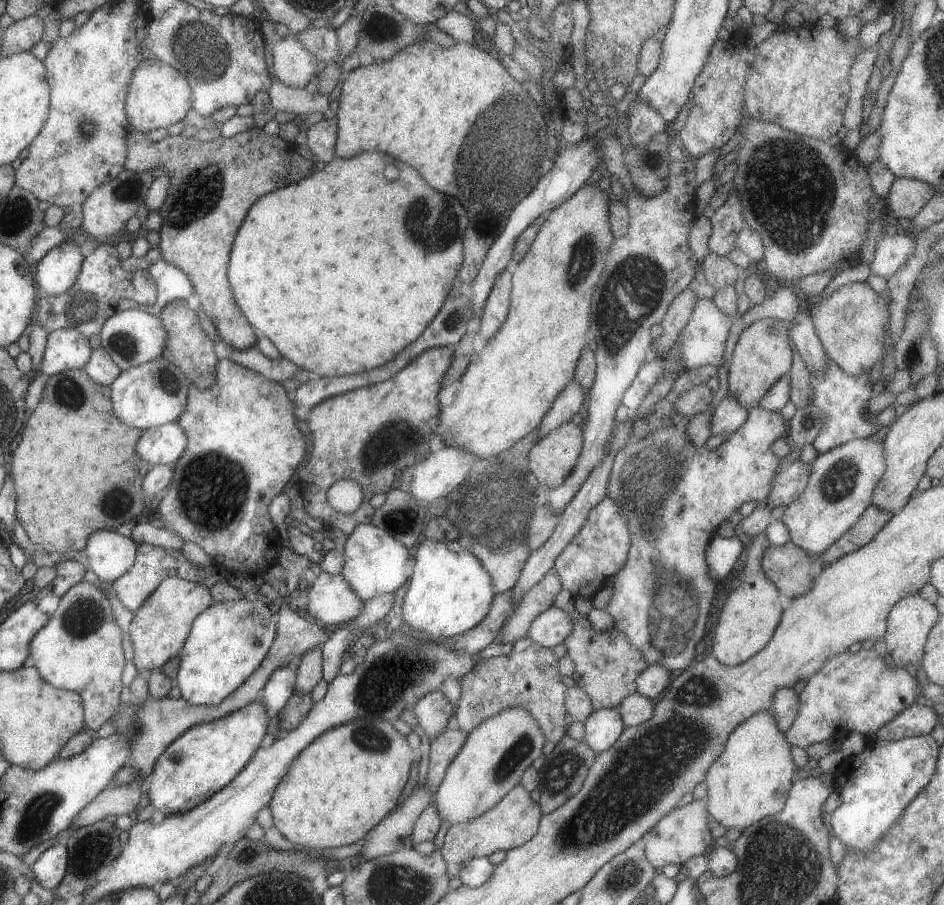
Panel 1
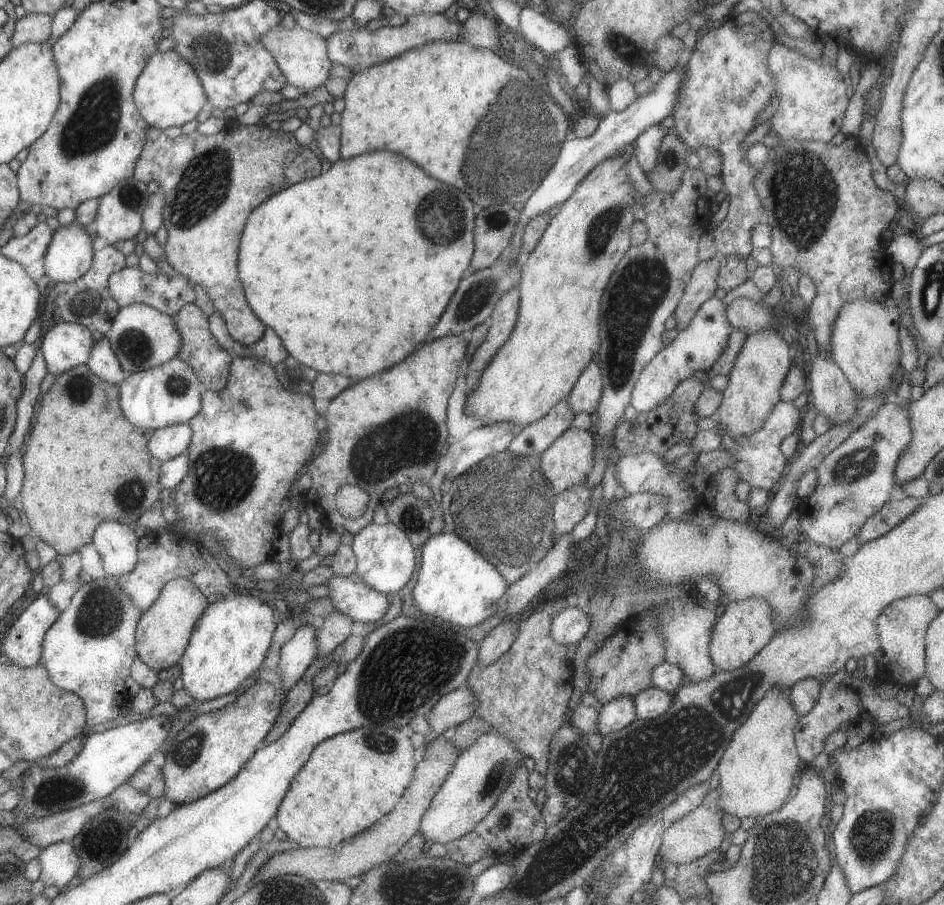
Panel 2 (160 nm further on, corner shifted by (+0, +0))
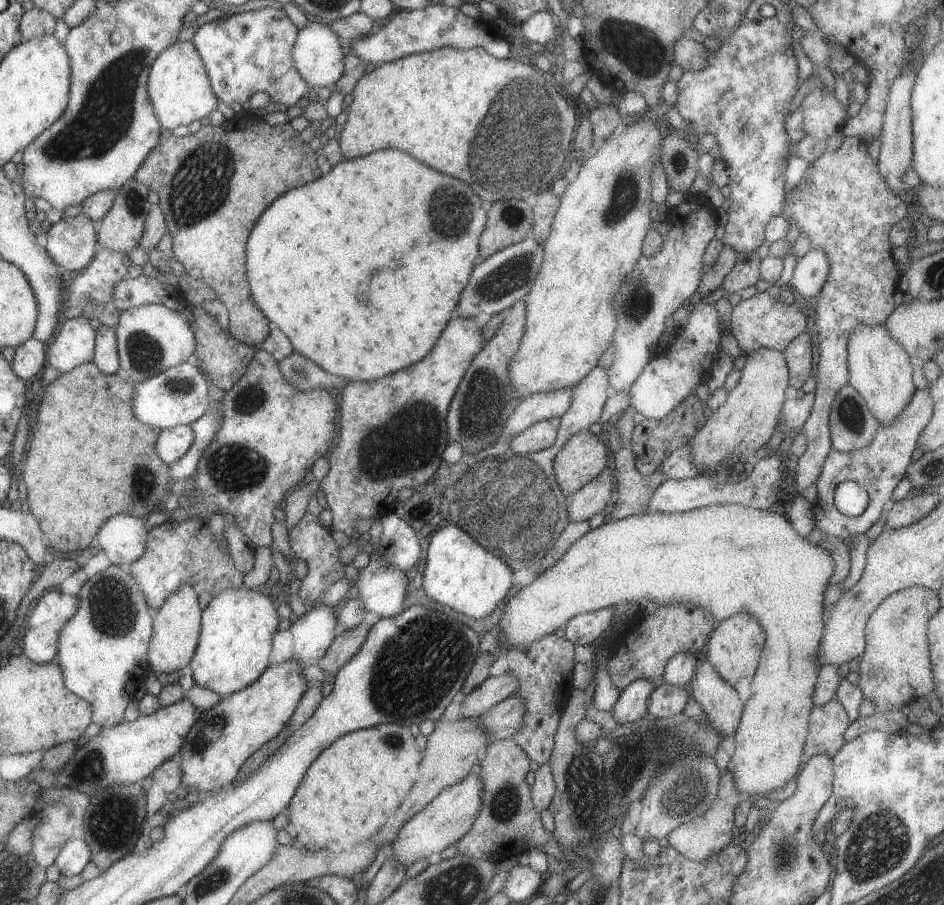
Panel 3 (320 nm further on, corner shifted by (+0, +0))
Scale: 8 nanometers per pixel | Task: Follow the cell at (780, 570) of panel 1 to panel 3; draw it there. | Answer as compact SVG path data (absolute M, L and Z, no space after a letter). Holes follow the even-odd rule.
M814 528L805 538L817 546L821 546L831 554L834 560L834 571L829 577L828 584L837 584L847 576L850 567L849 547L845 545L843 539L836 539L830 534L824 533L818 528Z

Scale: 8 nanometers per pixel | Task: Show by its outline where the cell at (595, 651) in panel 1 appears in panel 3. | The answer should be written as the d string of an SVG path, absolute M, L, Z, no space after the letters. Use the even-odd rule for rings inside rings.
M643 600L637 606L625 630L613 642L608 662L611 682L619 691L640 678L649 679L655 686L661 684L664 681L664 666L674 654L683 651L693 654L704 651L713 630L713 620L712 614L695 605L662 605Z

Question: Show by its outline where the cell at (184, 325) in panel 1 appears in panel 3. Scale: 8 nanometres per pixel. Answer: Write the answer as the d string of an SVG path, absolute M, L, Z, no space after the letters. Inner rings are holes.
M199 306L193 309L194 320L190 325L194 339L195 364L206 376L207 382L217 388L228 391L243 376L245 369L254 357L253 347L235 340L229 332L225 332L222 326L204 308Z

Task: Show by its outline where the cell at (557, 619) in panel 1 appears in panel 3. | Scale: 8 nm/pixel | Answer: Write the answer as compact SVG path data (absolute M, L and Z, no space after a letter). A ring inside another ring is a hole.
M605 607L570 618L563 629L563 638L575 646L585 646L597 641L610 628L613 609Z

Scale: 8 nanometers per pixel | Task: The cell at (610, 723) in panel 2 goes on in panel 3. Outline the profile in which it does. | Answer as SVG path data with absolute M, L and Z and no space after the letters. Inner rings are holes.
M646 678L630 682L620 690L611 712L618 723L632 723L644 716L647 699L656 686Z

